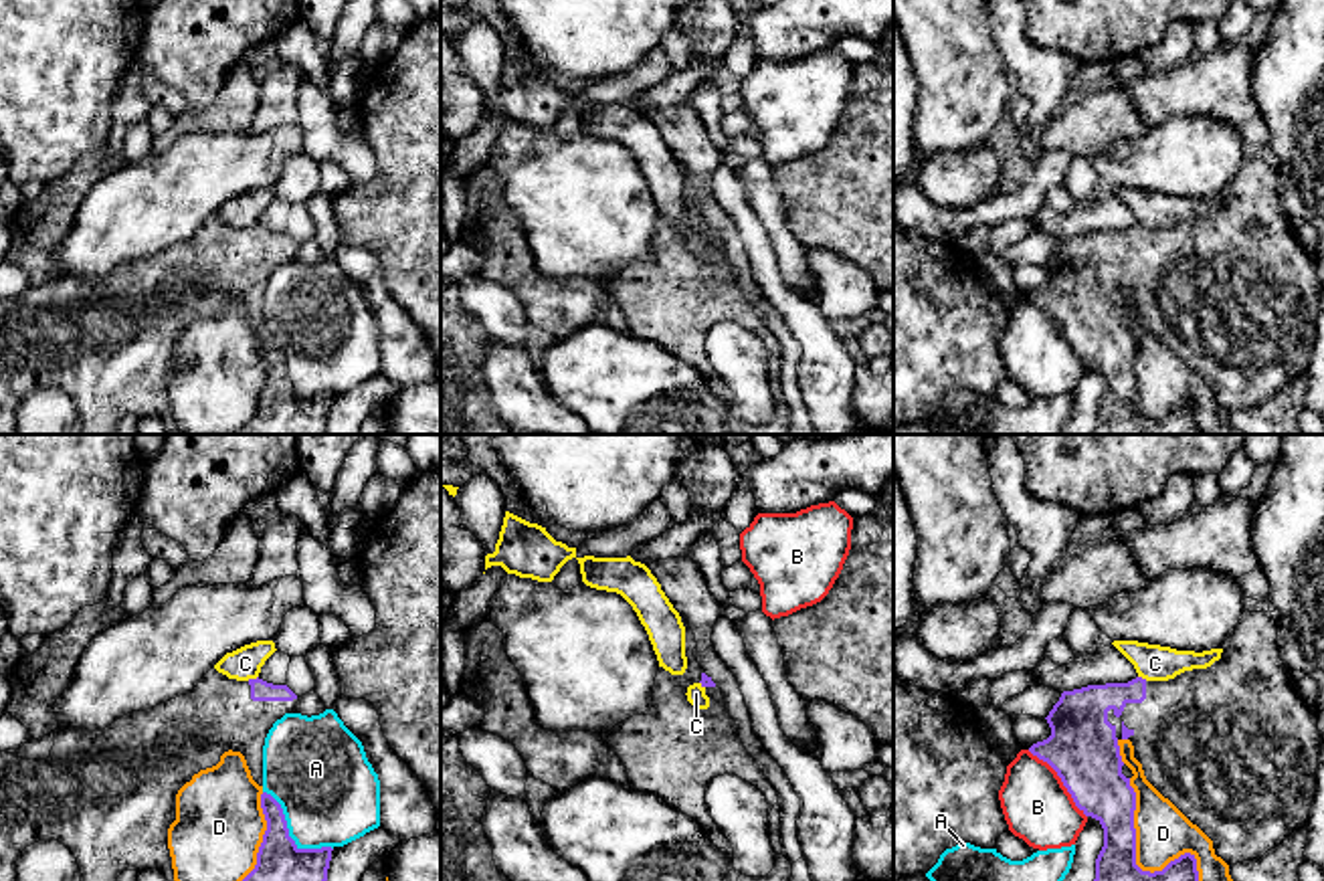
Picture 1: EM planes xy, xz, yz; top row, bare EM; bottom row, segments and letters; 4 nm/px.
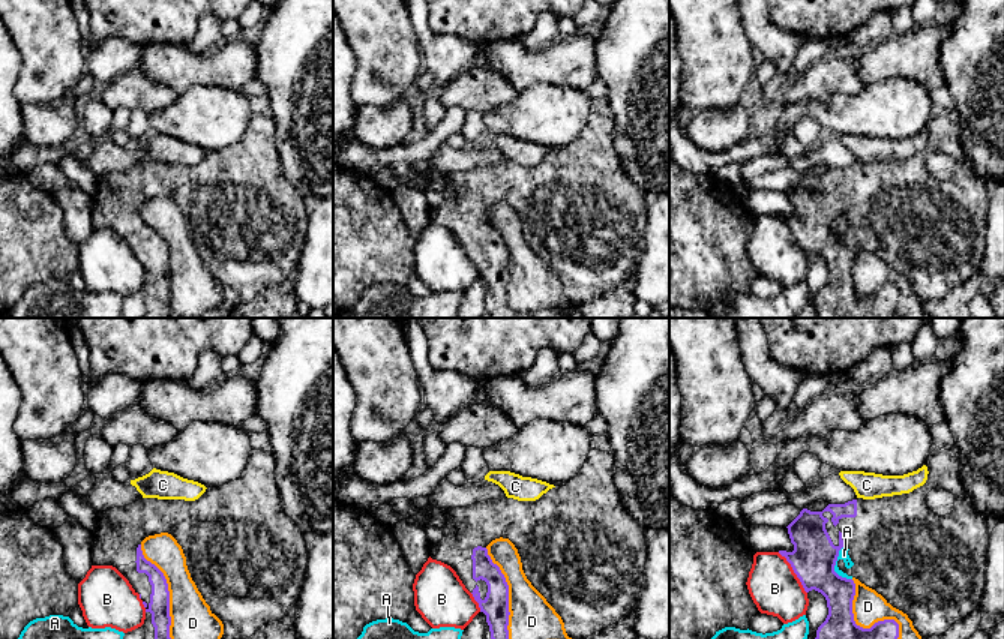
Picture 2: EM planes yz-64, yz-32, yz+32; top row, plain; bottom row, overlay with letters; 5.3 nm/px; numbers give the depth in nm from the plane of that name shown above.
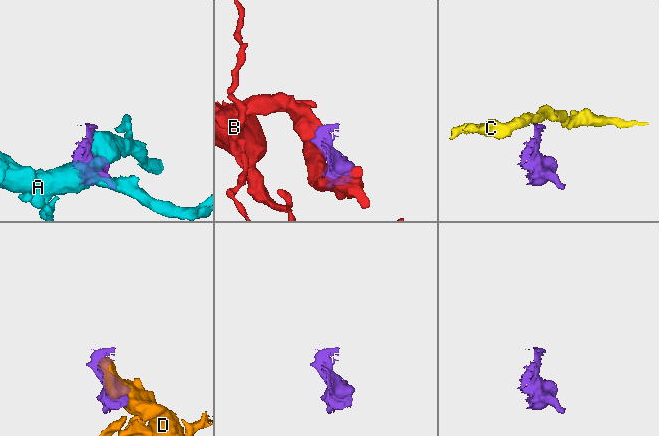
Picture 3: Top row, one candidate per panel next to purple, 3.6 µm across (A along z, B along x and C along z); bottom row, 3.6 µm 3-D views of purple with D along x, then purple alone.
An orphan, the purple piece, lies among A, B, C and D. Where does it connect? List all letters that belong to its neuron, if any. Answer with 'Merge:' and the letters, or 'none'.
Merge: none

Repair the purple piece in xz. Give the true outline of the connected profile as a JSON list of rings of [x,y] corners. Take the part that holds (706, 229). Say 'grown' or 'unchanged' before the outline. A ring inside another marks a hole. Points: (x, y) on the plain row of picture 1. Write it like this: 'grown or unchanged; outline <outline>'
grown; outline [[[687,168],[683,222],[659,214],[653,232],[653,255],[633,263],[602,281],[606,293],[621,305],[629,333],[663,346],[677,360],[691,364],[728,400],[728,386],[710,364],[707,331],[724,321],[756,333],[770,354],[778,352],[772,329],[744,295],[738,273],[730,265],[722,236],[697,210],[697,190]],[[699,230],[710,244],[707,257],[687,249],[687,234]]]

